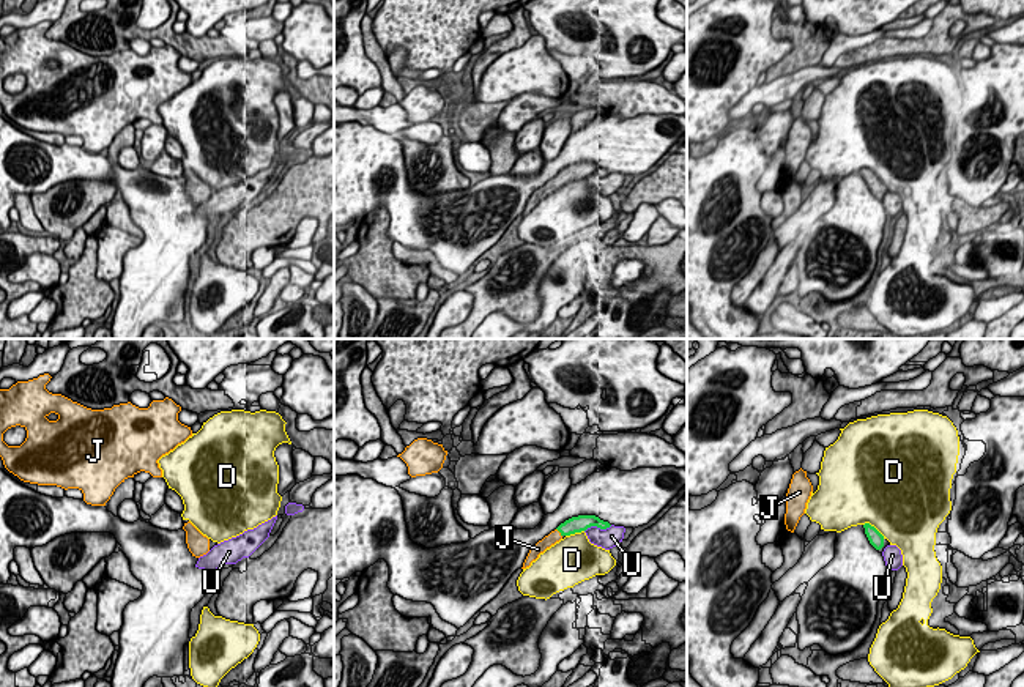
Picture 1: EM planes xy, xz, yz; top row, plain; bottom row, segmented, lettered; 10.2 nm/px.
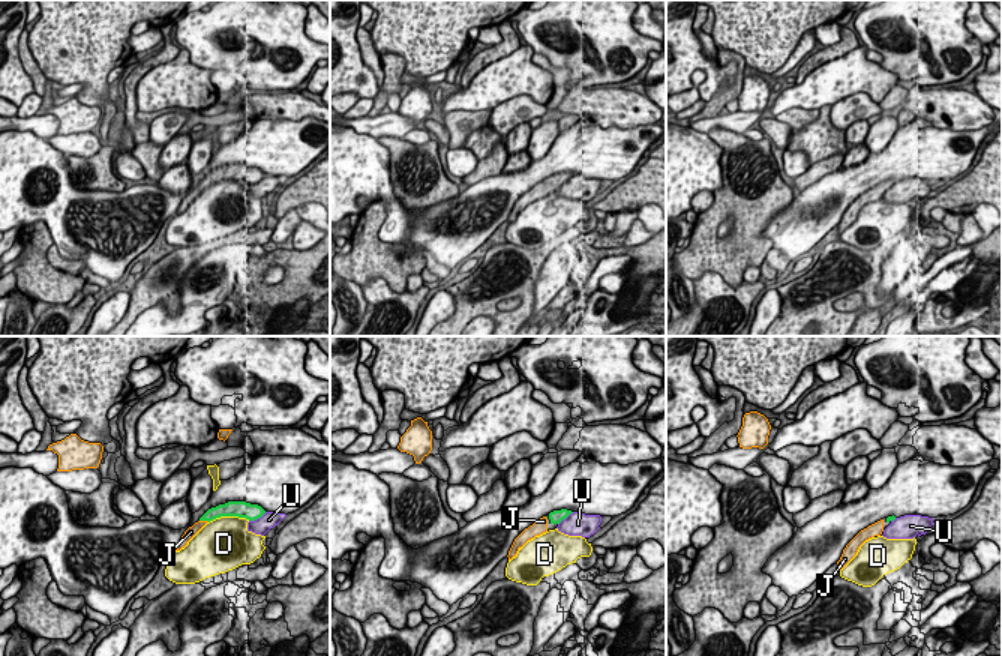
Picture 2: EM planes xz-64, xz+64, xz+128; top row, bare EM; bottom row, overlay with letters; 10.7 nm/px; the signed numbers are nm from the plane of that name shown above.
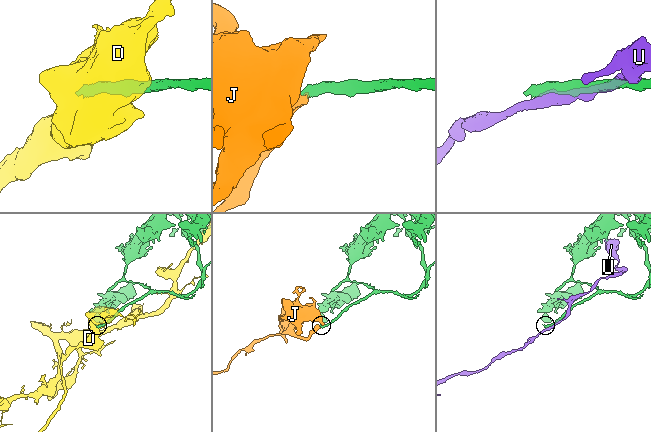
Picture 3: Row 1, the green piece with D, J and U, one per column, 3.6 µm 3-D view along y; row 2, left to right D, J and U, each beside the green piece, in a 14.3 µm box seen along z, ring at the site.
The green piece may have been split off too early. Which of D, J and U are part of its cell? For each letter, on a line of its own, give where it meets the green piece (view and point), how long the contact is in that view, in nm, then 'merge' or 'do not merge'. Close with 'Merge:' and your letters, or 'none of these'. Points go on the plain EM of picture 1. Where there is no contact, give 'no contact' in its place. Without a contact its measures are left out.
D: yz (875, 175) | 260 nm | do not merge
J: xz (560, 178) | 110 nm | merge
U: xz (597, 174) | 300 nm | do not merge
Merge: J

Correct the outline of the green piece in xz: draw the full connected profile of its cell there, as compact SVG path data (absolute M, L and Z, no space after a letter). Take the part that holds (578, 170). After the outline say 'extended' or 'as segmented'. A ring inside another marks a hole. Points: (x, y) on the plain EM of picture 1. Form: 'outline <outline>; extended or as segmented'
outline M578 162L566 167L561 170L555 178L551 178L548 183L545 183L542 188L539 188L528 200L523 214L526 216L531 213L532 208L539 205L540 200L544 200L547 195L559 189L564 183L570 183L575 180L586 178L591 173L597 173L600 176L607 176L611 172L608 169L600 167L595 162Z; extended

